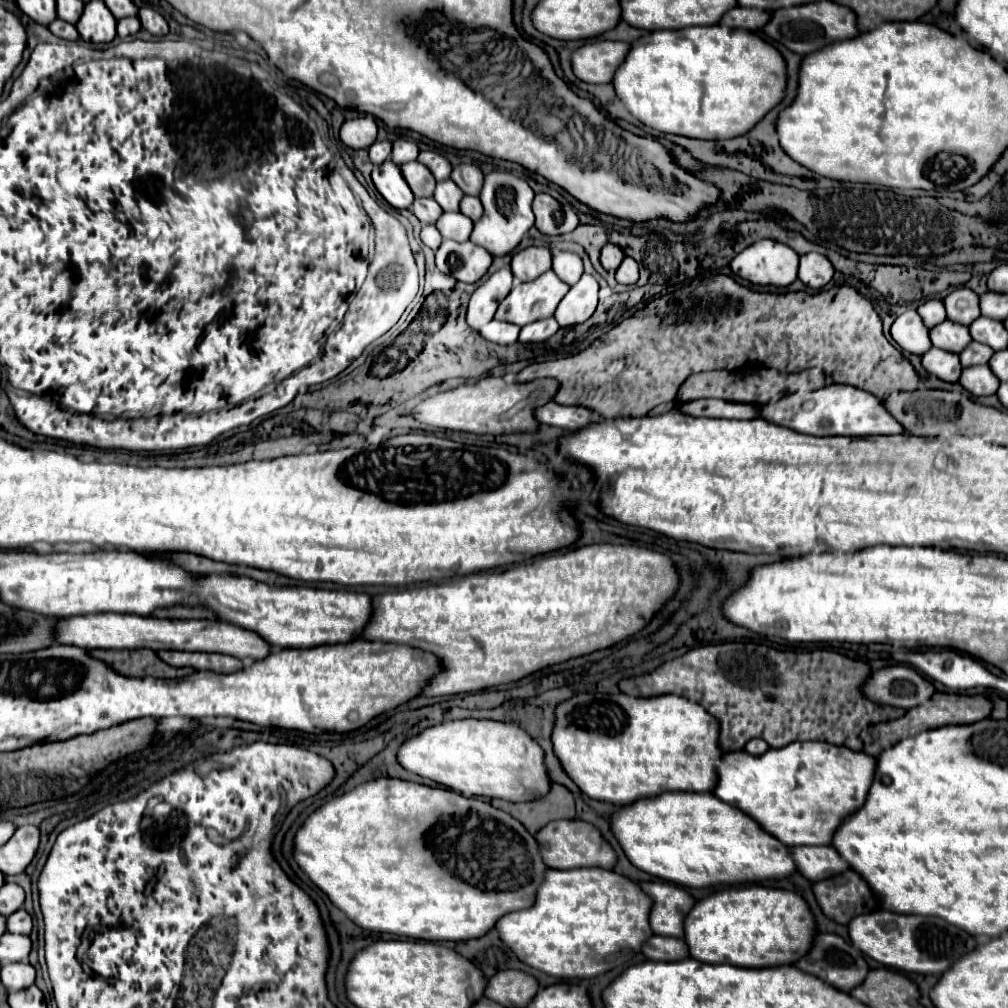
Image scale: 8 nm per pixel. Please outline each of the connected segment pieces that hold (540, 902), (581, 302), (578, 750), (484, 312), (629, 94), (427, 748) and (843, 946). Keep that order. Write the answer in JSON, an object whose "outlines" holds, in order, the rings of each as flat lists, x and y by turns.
{"outlines":[[[578,867,568,871,550,869,546,873,544,883,538,889,534,907,504,915,498,921,496,929,500,933,500,939,524,963,528,963,534,969,540,969,560,979,596,977,626,963,628,959,632,959,636,953,642,951,642,945,654,935,648,921,650,909,652,909,652,899,642,891,640,885,636,885,636,881,624,875,600,867]],[[584,273,580,281,570,287,566,297,556,309,556,321,560,327,572,327,588,321,598,305,598,281]],[[580,693,556,707,552,745,566,773,588,797,624,807,642,797,656,797,666,791,712,793,712,787,716,787,718,781,716,765,722,757,722,749,718,747,718,735,718,719,712,717,702,705,688,701,680,695,640,699,624,693]],[[508,267,492,273,470,297,468,325,478,331,482,325,494,319,494,313,502,299,512,291,512,271]],[[722,25,654,31,632,43,624,65,620,65,614,77,618,97,644,125,662,133,714,141,740,137,754,129,754,125,786,97,786,83,786,61,776,47,752,31,738,31]],[[462,719,430,727,398,749,398,761,412,773,432,779,464,797,536,801,550,793,550,775,538,741,514,723]],[[830,933,816,935,816,941,814,941,814,947,810,949,810,953,794,965,798,969,802,969,804,973,810,973,810,975,816,975,816,977,828,981,830,985,834,985,840,991,852,991,866,979,866,975,870,971,860,949,856,949,852,943,844,941,840,935,830,935]]]}

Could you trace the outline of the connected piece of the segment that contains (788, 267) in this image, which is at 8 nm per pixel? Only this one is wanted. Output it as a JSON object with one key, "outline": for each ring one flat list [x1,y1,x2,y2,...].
{"outline":[[760,239,736,255,730,269,754,285,788,287,798,277,798,259,788,245]]}

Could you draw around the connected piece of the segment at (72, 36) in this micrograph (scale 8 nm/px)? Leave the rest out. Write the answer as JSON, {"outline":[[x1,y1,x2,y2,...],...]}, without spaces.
{"outline":[[62,19,52,21,52,23,48,25,48,29,50,29,56,37,66,39,66,41,78,41,78,39,80,39,80,35,78,35,76,27,74,27,74,25,70,25,70,23,66,23,66,21,62,21]]}

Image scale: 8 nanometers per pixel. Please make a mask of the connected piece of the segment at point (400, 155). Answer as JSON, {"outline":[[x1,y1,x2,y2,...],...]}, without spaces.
{"outline":[[396,139,394,147,392,147,392,161,396,165,404,165,408,161,414,161,418,157,419,151,416,143,408,141,408,139]]}

